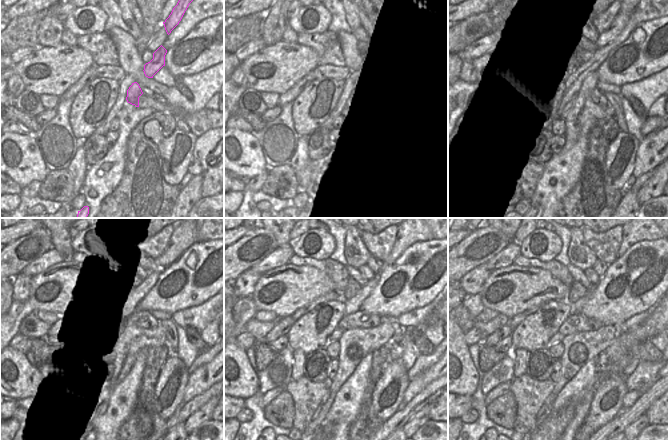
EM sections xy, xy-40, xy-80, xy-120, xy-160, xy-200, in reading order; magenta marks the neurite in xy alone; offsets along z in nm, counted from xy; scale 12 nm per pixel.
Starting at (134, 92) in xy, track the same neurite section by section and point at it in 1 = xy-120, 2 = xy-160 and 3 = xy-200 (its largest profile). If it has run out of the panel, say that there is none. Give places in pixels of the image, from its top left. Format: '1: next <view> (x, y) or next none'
1: next xy-120 (131, 339)
2: next xy-160 (355, 344)
3: next xy-200 (579, 348)

